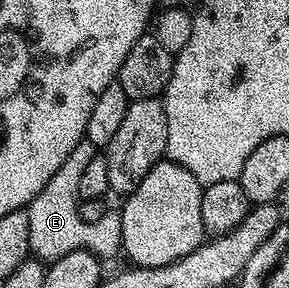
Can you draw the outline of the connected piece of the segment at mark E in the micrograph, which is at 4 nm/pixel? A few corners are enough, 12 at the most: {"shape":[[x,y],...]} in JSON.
{"shape":[[80,141],[27,207],[29,252],[52,263],[122,252],[120,224],[79,219],[79,182],[98,156]]}

